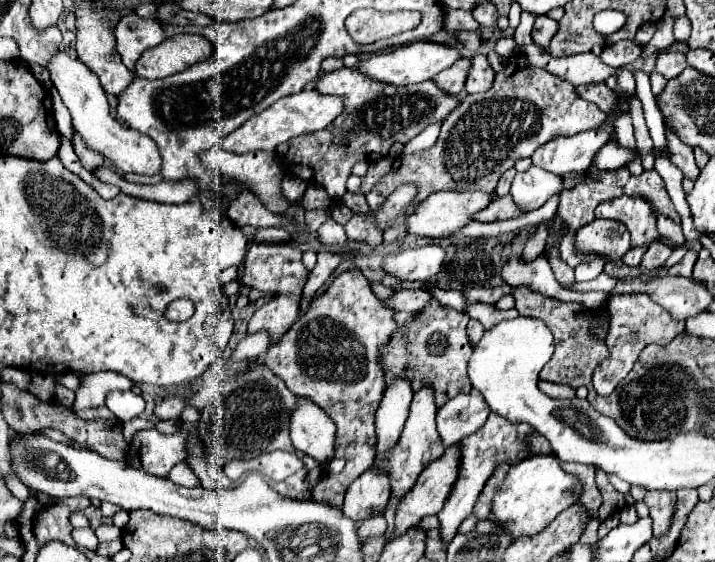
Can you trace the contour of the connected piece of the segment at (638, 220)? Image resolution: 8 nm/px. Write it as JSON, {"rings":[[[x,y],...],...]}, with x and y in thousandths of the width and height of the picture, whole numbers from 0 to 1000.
{"rings":[[[862,351],[845,358],[834,368],[834,386],[850,386],[873,393],[883,416],[883,440],[895,440],[901,432],[923,429],[923,415],[917,407],[917,379],[901,354],[884,351]]]}

